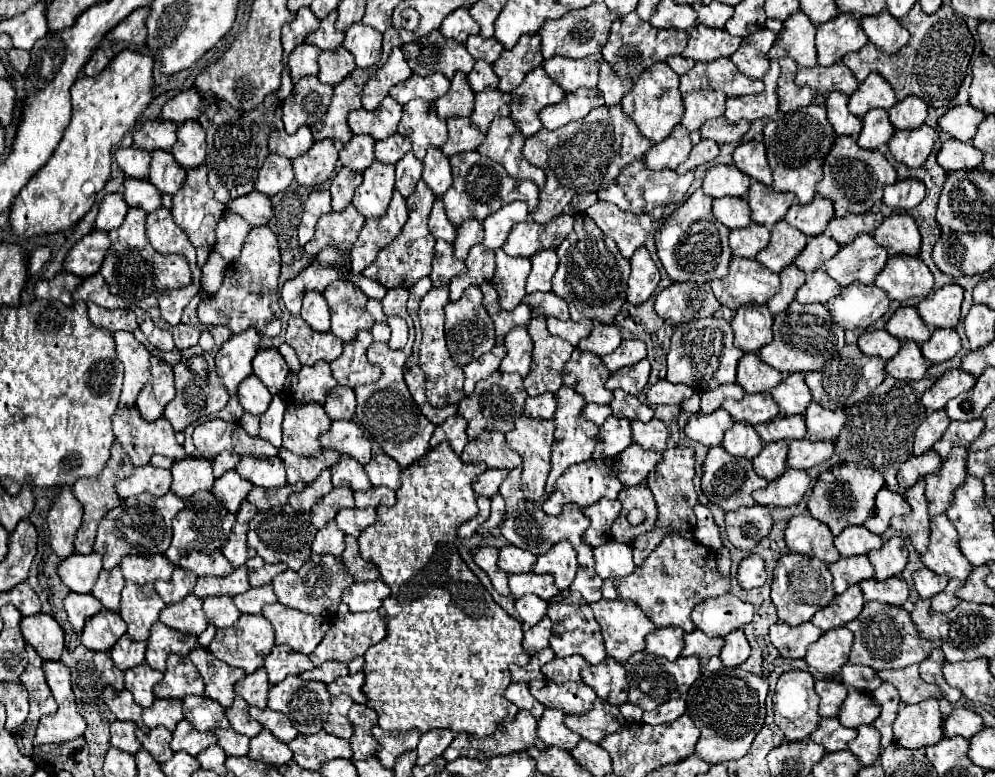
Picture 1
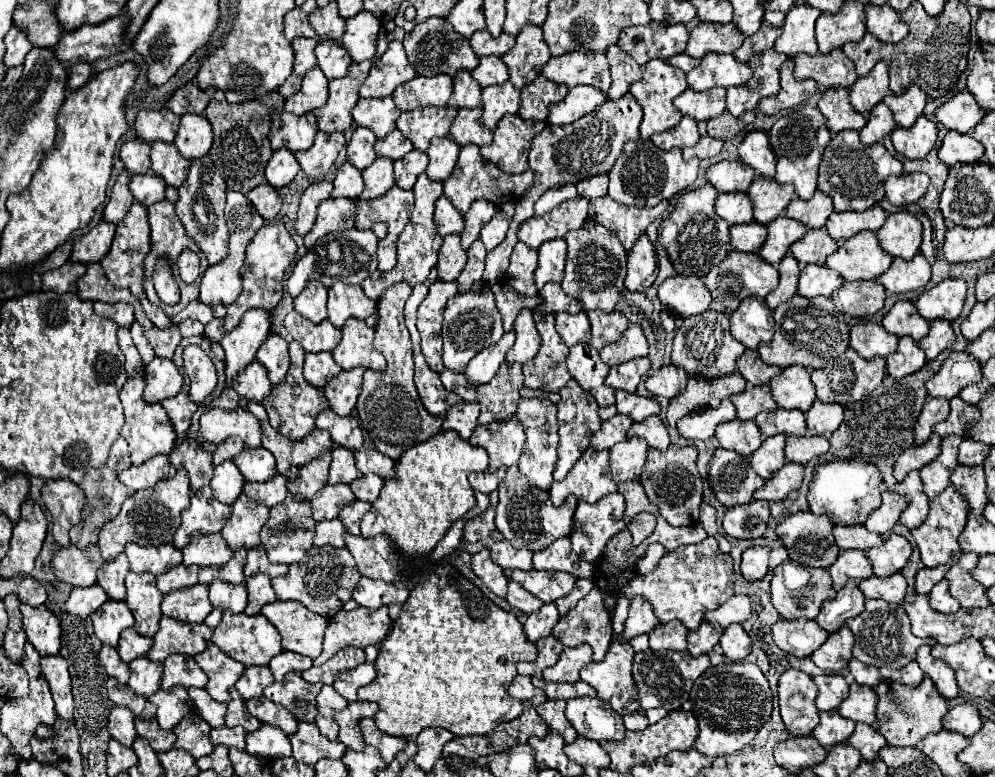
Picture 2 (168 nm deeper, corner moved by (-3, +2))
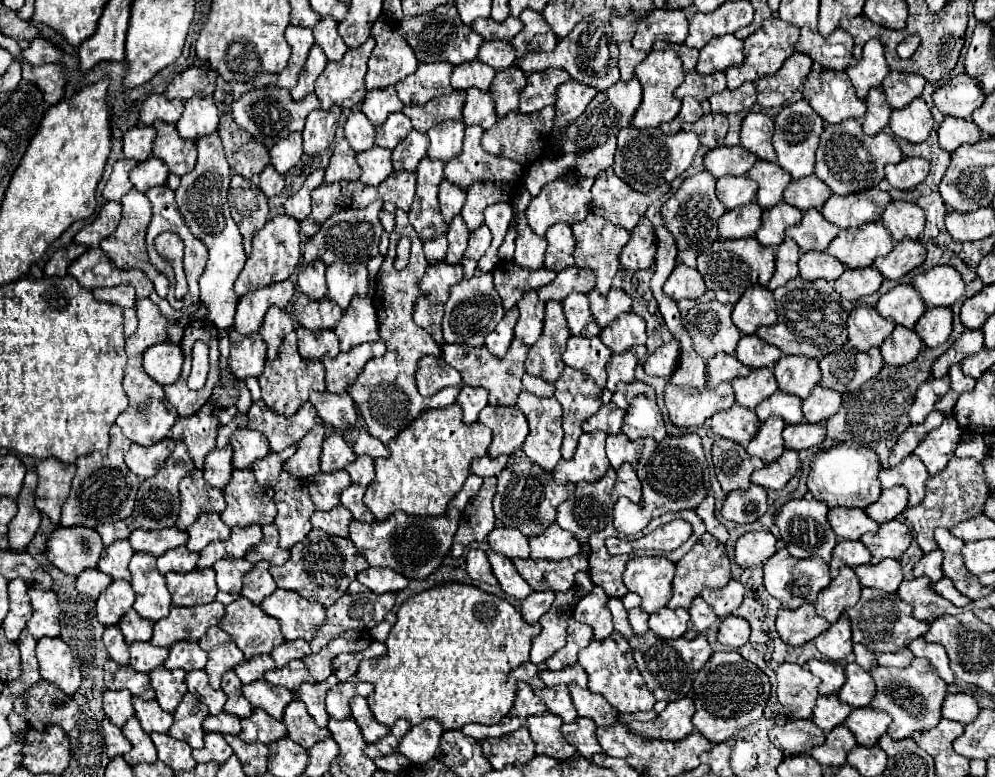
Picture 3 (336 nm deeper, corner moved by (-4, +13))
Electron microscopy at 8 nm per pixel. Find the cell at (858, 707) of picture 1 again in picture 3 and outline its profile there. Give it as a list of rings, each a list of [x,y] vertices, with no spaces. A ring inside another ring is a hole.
[[[856,662],[846,664],[846,682],[838,692],[838,698],[852,708],[864,708],[876,694],[872,676],[862,670]]]

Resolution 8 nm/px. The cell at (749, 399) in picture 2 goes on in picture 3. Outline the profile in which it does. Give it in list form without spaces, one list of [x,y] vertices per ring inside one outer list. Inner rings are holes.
[[[758,368],[744,378],[734,378],[732,388],[736,392],[736,402],[748,410],[754,410],[764,398],[772,396],[778,390],[770,368]]]

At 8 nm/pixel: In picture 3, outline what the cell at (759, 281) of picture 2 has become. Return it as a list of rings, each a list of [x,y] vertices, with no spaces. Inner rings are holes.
[[[740,238],[740,240],[718,240],[710,250],[698,254],[698,272],[706,282],[706,290],[714,292],[716,300],[722,304],[736,304],[746,288],[754,284],[768,284],[774,274],[774,250],[770,246],[762,246],[756,238]]]

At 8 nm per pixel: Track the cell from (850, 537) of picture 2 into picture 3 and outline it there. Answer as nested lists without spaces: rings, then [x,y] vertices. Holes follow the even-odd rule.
[[[834,506],[828,510],[828,522],[836,536],[842,540],[860,540],[862,534],[878,530],[878,524],[858,508],[846,510],[842,506]]]

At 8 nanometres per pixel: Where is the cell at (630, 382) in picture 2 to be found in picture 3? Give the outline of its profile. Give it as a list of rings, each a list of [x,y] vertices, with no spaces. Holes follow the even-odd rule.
[[[626,350],[622,354],[612,354],[610,362],[606,364],[606,374],[608,374],[608,380],[606,380],[606,388],[610,392],[616,390],[616,384],[618,382],[634,382],[634,368],[638,366],[642,358],[636,354],[636,350]]]

